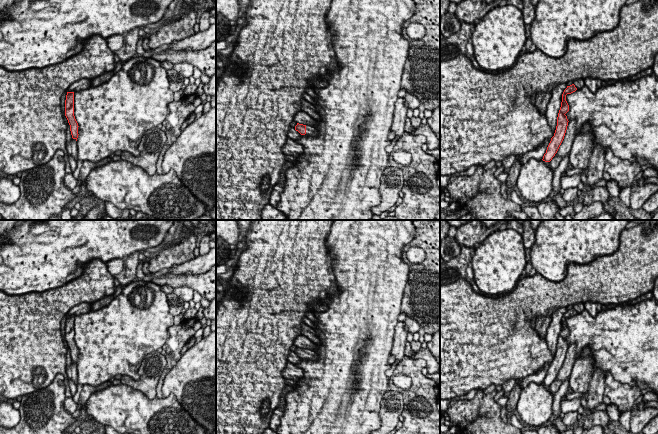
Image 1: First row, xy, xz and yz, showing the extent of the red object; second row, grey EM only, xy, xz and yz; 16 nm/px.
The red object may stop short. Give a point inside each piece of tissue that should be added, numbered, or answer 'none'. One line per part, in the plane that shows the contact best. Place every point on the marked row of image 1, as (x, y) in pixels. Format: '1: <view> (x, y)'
1: xz (310, 130)

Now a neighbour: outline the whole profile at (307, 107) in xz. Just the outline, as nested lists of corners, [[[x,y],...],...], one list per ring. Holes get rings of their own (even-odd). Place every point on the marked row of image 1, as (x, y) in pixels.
[[[304,98],[301,99],[301,103],[302,103],[302,108],[301,108],[302,111],[306,112],[308,115],[313,117],[314,119],[320,120],[320,115],[318,114],[313,104],[309,103]]]

